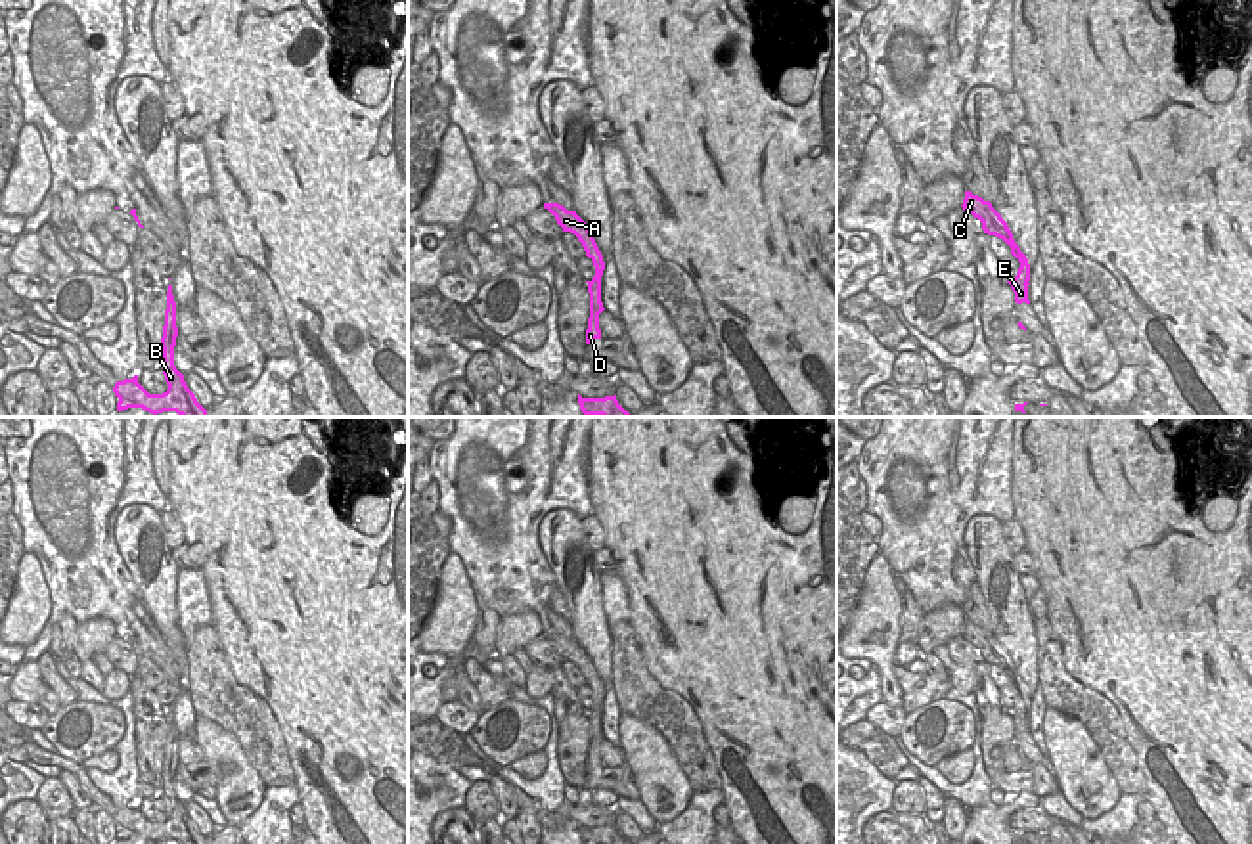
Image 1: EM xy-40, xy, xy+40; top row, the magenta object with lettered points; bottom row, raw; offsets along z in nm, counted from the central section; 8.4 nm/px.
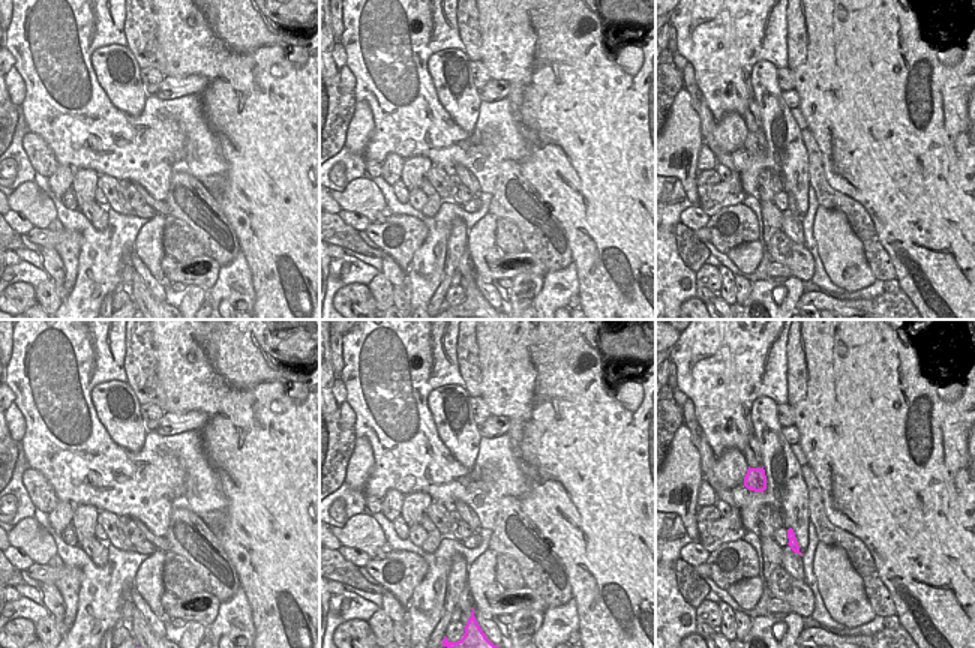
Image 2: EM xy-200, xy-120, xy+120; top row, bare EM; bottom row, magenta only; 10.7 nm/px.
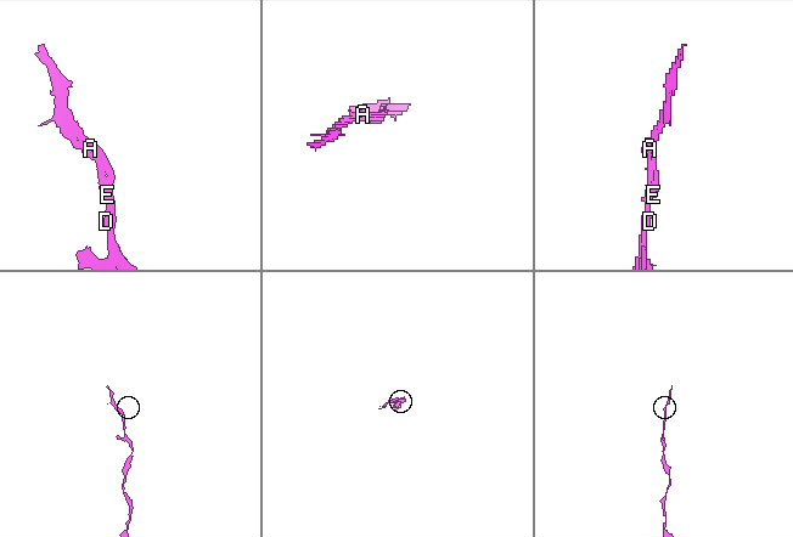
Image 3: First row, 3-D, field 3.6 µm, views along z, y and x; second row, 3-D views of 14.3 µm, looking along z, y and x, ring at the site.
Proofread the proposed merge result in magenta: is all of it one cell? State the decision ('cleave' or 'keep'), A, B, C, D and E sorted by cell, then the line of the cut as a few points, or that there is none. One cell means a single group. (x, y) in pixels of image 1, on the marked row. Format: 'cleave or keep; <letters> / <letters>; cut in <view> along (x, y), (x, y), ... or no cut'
keep; A B C D E; no cut

